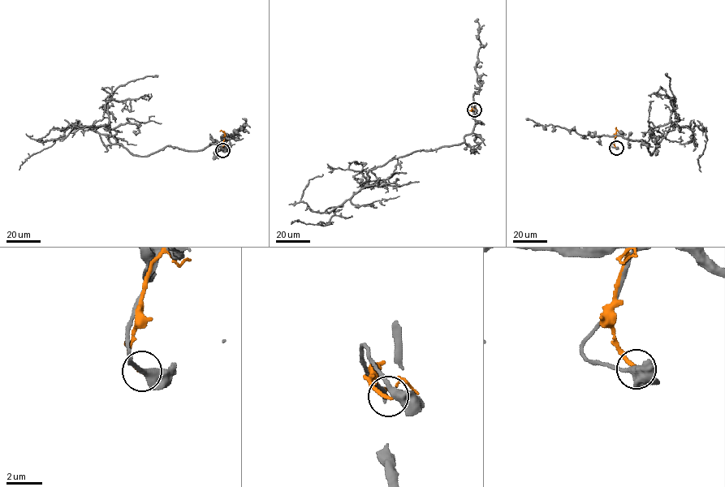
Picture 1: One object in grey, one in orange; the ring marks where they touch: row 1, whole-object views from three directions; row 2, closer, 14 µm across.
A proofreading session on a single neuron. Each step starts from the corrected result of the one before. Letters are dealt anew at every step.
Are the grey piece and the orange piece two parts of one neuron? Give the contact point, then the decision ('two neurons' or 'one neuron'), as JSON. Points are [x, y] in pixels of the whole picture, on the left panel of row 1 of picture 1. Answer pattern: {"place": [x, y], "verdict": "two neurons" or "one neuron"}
{"place": [222, 150], "verdict": "two neurons"}

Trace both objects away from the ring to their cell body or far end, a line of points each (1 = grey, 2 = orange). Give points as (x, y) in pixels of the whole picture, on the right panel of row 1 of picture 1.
1: (616, 148), (618, 135), (645, 140), (651, 155), (671, 126), (688, 127), (695, 138), (682, 144), (656, 129)
2: (616, 148), (614, 144), (615, 128)

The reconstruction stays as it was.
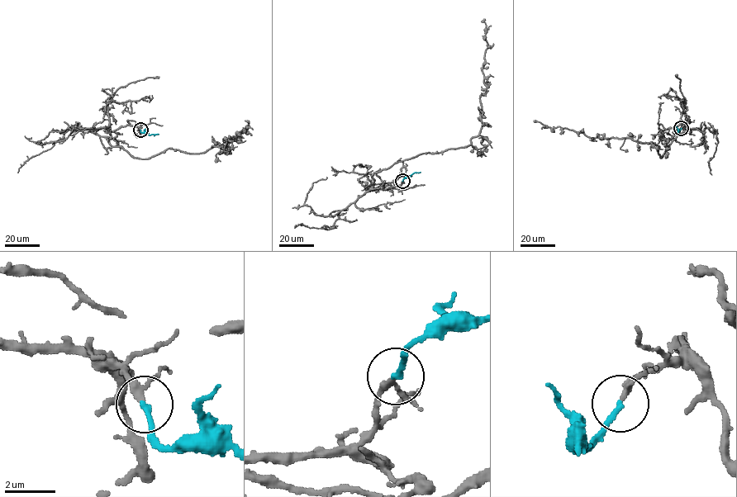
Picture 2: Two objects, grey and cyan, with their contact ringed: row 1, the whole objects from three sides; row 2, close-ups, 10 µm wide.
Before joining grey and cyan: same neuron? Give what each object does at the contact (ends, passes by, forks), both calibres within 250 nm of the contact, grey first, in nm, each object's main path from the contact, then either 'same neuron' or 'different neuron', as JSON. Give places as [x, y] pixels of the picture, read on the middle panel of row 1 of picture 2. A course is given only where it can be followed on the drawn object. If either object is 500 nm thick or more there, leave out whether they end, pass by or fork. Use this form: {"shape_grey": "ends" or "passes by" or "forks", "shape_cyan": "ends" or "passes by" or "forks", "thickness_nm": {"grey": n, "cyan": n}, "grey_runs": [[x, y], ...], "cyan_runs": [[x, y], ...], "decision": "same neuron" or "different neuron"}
{"shape_grey": "passes by", "shape_cyan": "ends", "thickness_nm": {"grey": 200, "cyan": 220}, "grey_runs": [[402, 181], [373, 188], [376, 172], [422, 153], [466, 147], [478, 134], [486, 85], [485, 19]], "cyan_runs": [[402, 181], [420, 172]], "decision": "same neuron"}

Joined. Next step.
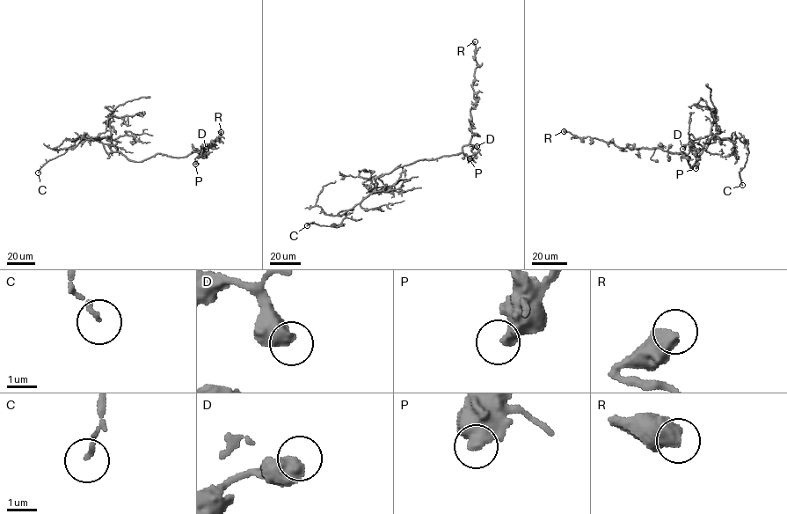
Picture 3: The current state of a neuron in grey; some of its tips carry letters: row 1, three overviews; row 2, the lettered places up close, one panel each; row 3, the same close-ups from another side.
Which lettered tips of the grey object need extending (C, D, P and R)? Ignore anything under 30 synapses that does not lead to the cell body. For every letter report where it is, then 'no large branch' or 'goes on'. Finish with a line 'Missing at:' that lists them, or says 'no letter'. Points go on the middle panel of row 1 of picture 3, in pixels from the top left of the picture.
C: place (307, 225); no large branch
D: place (477, 146); no large branch
P: place (470, 158); no large branch
R: place (475, 41); no large branch
Missing at: no letter

